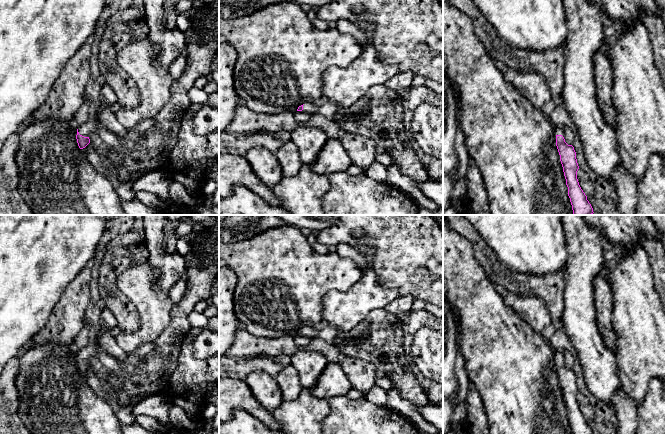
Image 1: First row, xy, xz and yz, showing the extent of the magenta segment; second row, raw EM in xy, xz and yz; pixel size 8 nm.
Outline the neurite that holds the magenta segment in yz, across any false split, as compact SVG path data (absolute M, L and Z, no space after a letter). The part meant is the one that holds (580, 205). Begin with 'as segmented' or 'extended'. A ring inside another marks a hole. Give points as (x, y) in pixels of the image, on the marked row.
extended; M554 126L554 128L556 133L556 146L568 187L568 196L572 205L573 215L592 215L594 213L593 208L587 200L587 196L581 189L577 179L579 166L574 147L565 142L562 136L563 127Z

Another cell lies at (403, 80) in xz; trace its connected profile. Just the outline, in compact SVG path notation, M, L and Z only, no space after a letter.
M407 71L407 72L399 72L392 79L385 83L385 86L394 90L398 93L403 93L406 88L411 86L411 83L415 77L415 74Z

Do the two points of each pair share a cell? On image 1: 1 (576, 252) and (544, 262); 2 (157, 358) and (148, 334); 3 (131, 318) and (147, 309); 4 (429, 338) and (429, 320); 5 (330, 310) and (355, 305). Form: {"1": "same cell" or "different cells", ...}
{"1": "different cells", "2": "different cells", "3": "different cells", "4": "different cells", "5": "same cell"}

